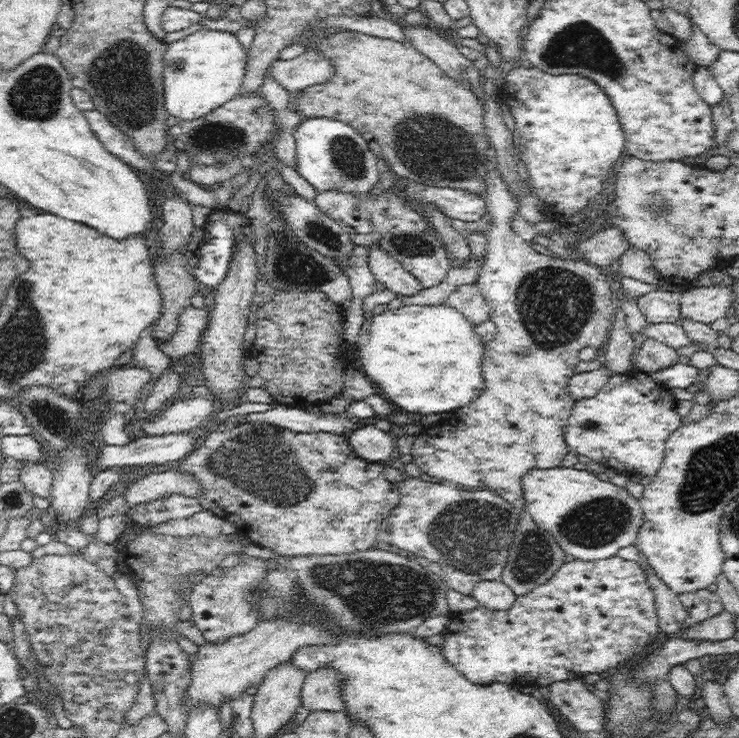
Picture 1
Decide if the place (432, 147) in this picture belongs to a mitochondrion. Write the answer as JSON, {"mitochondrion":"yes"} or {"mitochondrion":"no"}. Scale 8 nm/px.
{"mitochondrion":"yes"}

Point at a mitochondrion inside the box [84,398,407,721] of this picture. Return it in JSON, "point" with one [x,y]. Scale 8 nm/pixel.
{"point":[261,463]}

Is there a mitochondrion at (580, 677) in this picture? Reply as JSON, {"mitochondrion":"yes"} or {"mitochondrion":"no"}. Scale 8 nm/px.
{"mitochondrion":"no"}

